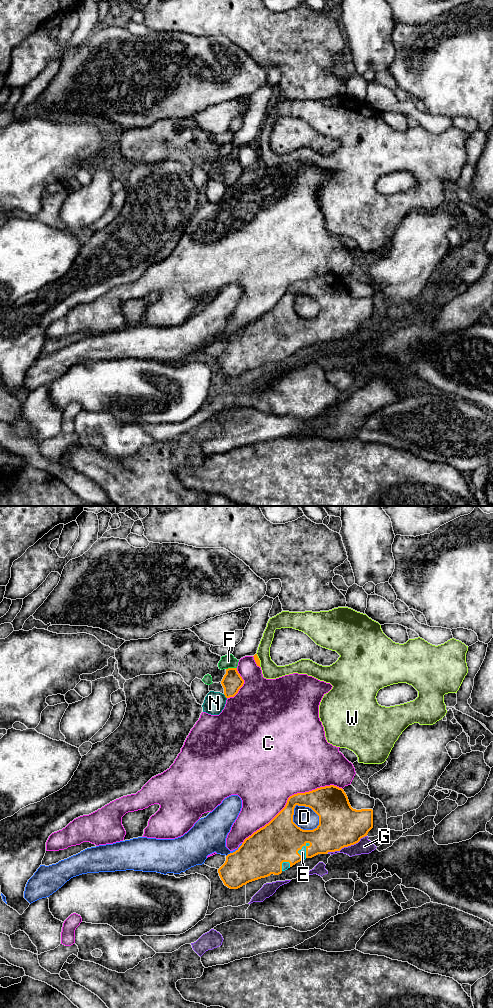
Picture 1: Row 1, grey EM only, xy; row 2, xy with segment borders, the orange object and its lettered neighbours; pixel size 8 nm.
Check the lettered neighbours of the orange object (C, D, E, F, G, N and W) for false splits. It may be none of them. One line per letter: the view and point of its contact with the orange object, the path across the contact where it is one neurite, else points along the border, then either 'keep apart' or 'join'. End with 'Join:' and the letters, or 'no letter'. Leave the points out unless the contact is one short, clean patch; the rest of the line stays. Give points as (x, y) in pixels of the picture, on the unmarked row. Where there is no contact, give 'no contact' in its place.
C: contact xy (289, 285); keep apart
D: contact xy (313, 298); keep apart
E: contact xy (299, 337); join
F: contact xy (231, 156); border xy (236, 155), (228, 155), (226, 157); keep apart
G: contact xy (346, 334); keep apart
N: contact xy (225, 184); keep apart
W: contact xy (259, 148); keep apart
Join: E

